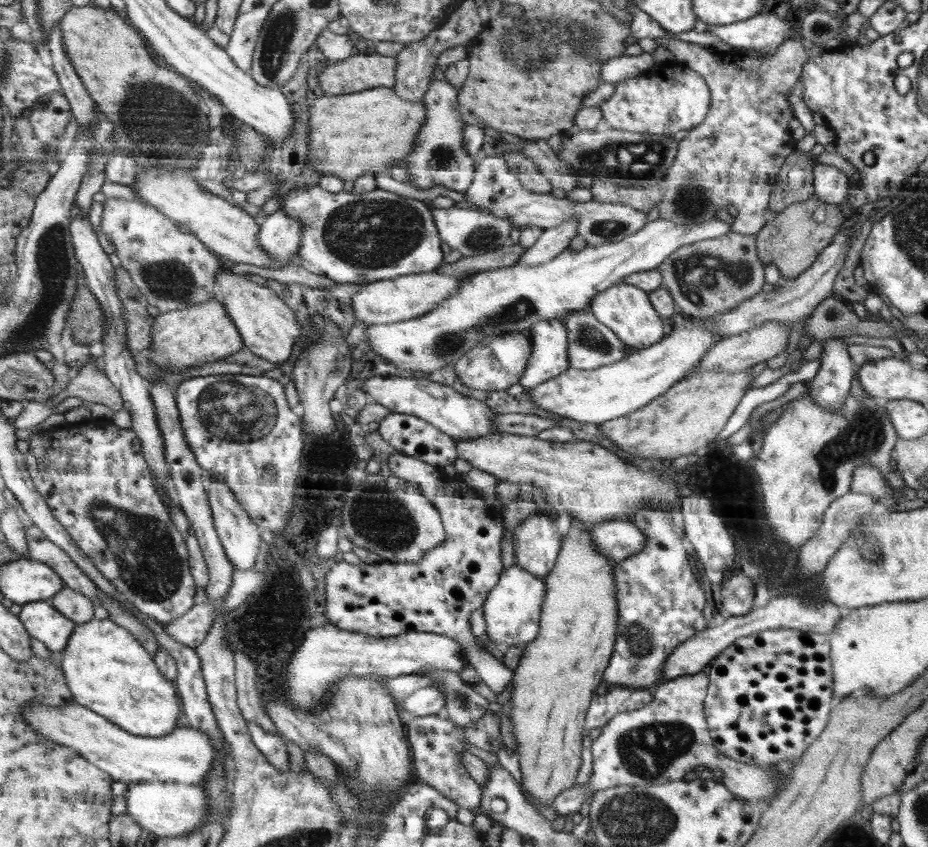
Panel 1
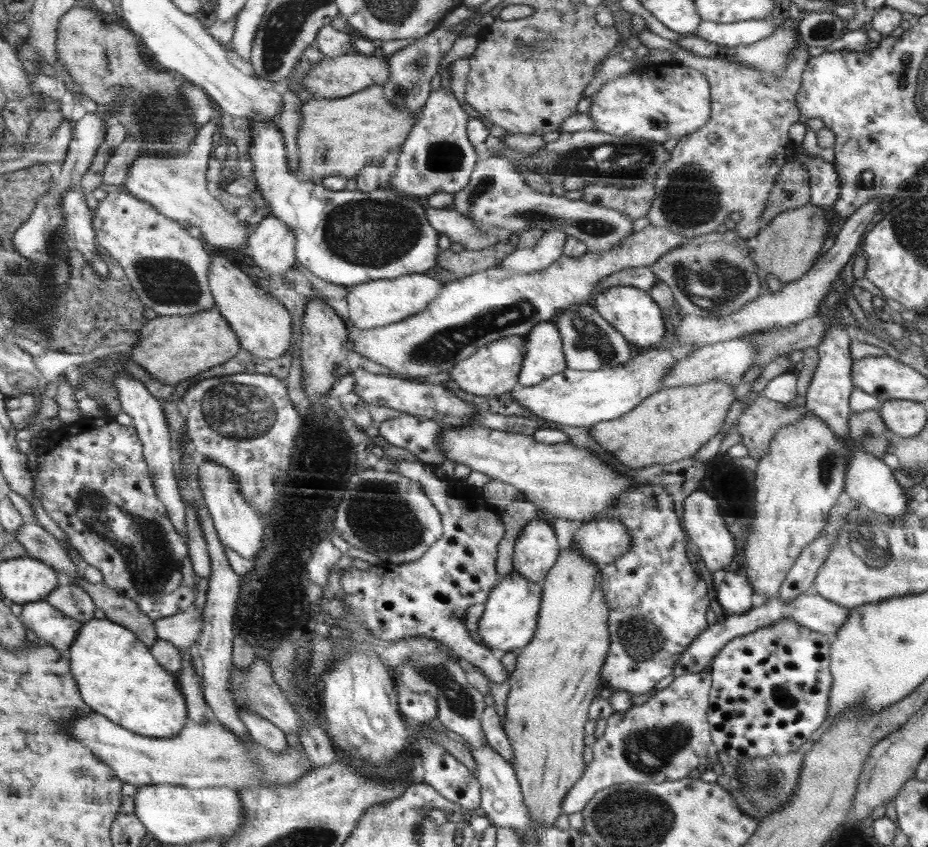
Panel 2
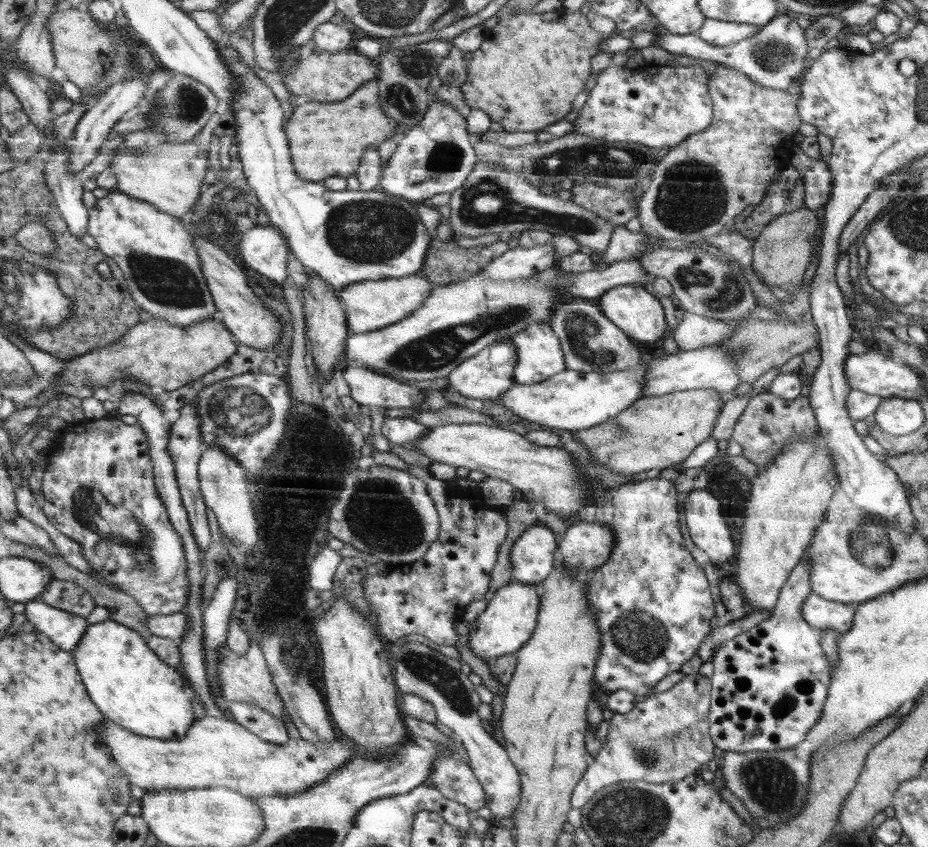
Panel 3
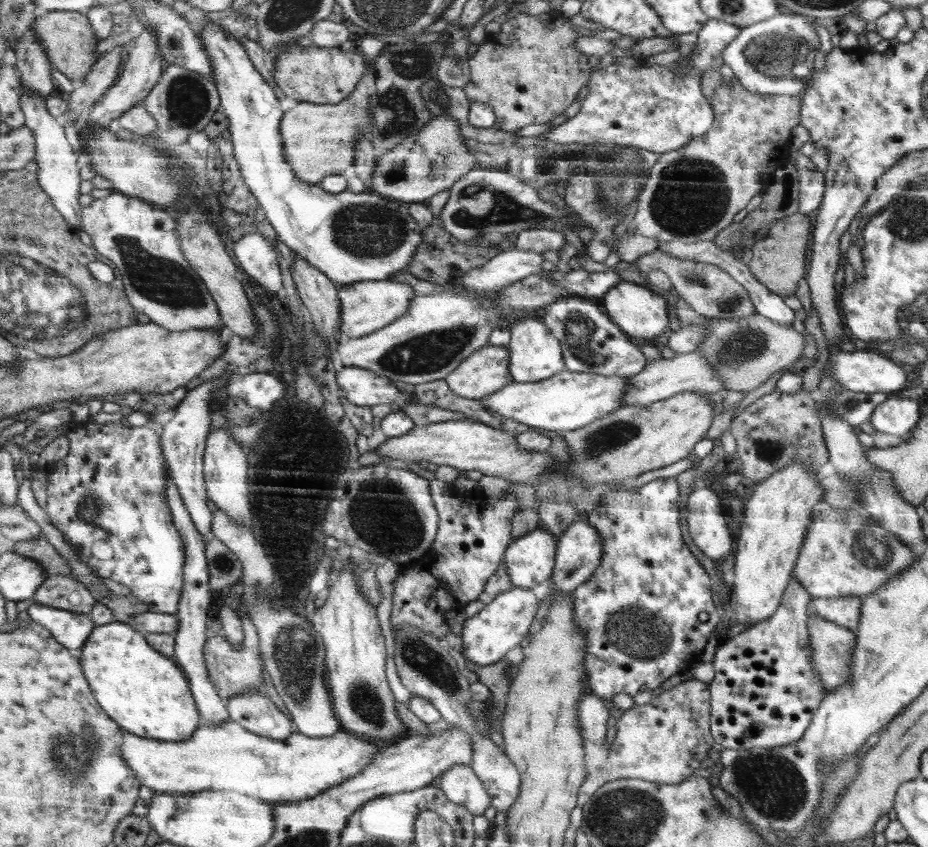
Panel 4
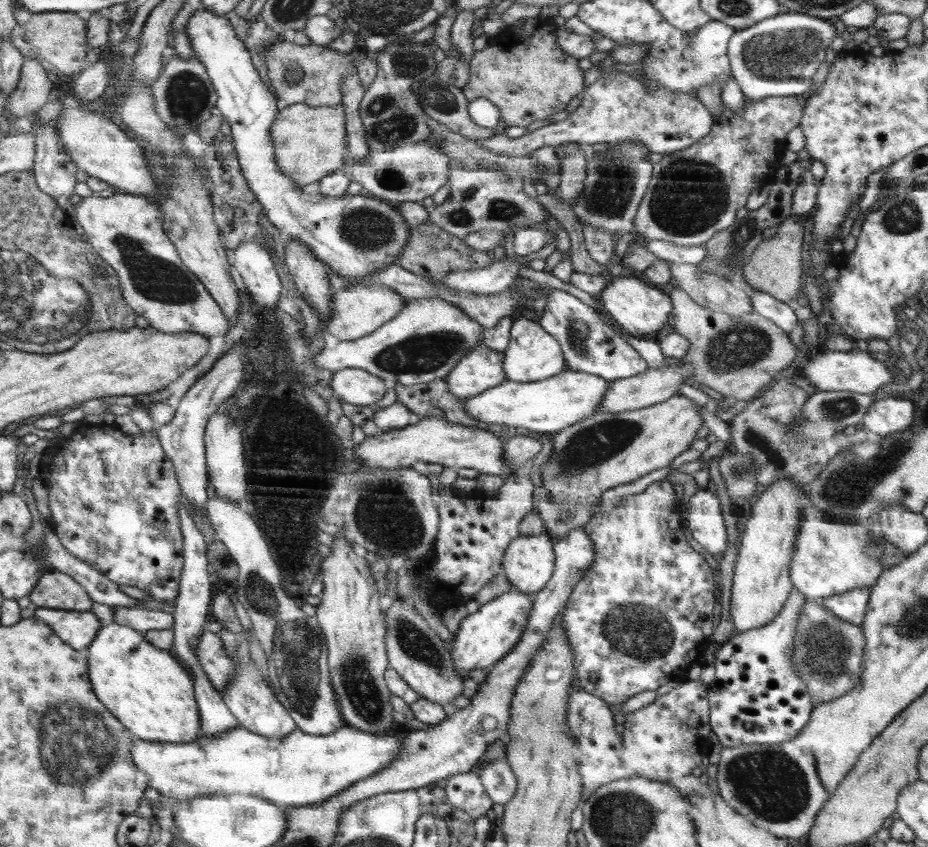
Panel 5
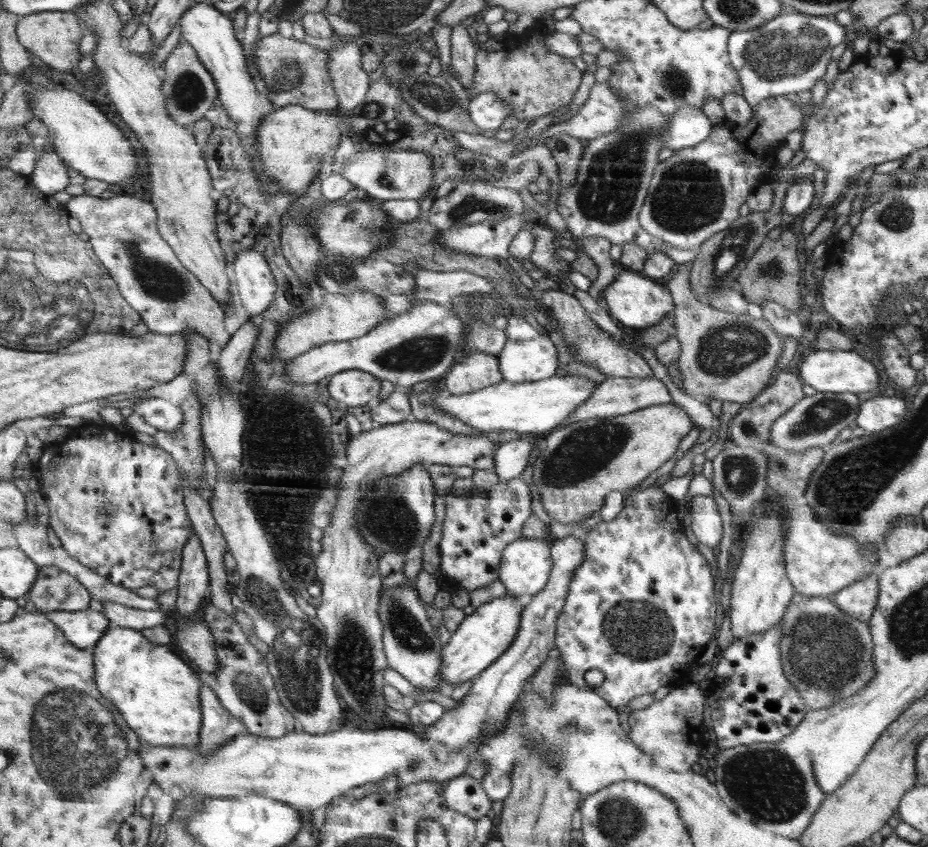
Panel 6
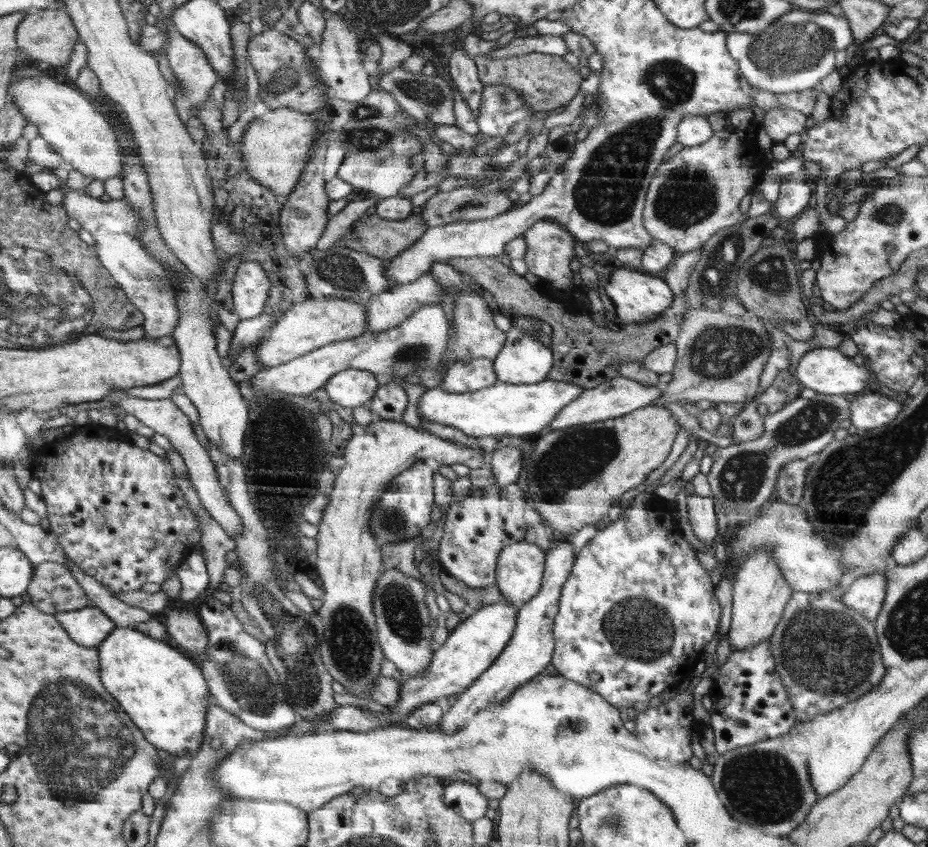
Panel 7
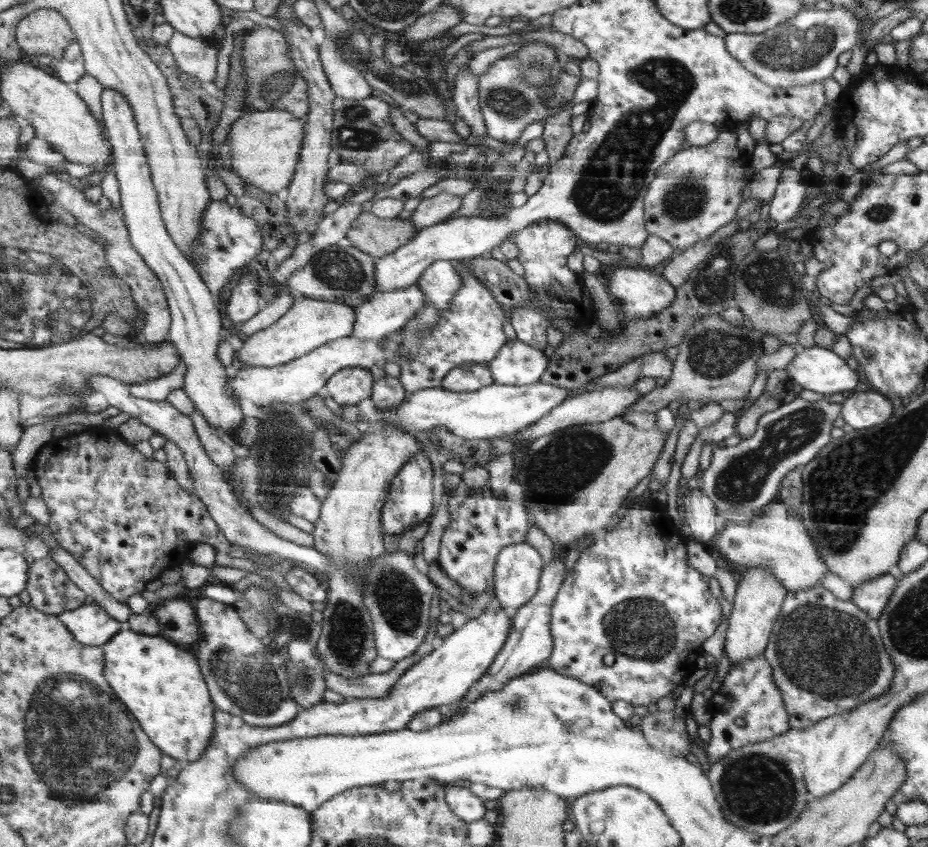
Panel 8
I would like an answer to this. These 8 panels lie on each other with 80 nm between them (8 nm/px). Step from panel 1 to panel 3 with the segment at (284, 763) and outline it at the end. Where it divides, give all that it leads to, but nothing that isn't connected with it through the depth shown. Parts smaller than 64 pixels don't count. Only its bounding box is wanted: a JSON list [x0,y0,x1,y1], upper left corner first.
[229,701,289,745]

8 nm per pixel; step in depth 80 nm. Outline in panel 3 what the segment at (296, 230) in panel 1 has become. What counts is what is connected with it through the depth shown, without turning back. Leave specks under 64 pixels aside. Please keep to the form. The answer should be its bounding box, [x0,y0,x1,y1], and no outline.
[240,222,290,284]

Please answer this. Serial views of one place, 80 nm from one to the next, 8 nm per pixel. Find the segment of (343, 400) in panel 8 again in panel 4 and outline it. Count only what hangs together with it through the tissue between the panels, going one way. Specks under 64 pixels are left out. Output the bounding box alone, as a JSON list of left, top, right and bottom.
[336,366,413,408]

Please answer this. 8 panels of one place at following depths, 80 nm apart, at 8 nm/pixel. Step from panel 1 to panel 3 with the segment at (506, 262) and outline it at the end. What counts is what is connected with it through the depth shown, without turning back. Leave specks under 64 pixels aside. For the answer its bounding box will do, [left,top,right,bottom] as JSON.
[416,238,510,286]

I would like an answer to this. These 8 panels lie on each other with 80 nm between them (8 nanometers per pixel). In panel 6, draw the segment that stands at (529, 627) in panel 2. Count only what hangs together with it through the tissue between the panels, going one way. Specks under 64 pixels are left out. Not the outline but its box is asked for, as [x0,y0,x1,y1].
[442,594,525,687]

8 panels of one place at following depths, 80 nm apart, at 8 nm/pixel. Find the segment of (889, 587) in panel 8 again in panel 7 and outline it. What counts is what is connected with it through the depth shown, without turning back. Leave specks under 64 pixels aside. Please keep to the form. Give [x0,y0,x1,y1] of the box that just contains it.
[839,572,886,621]

